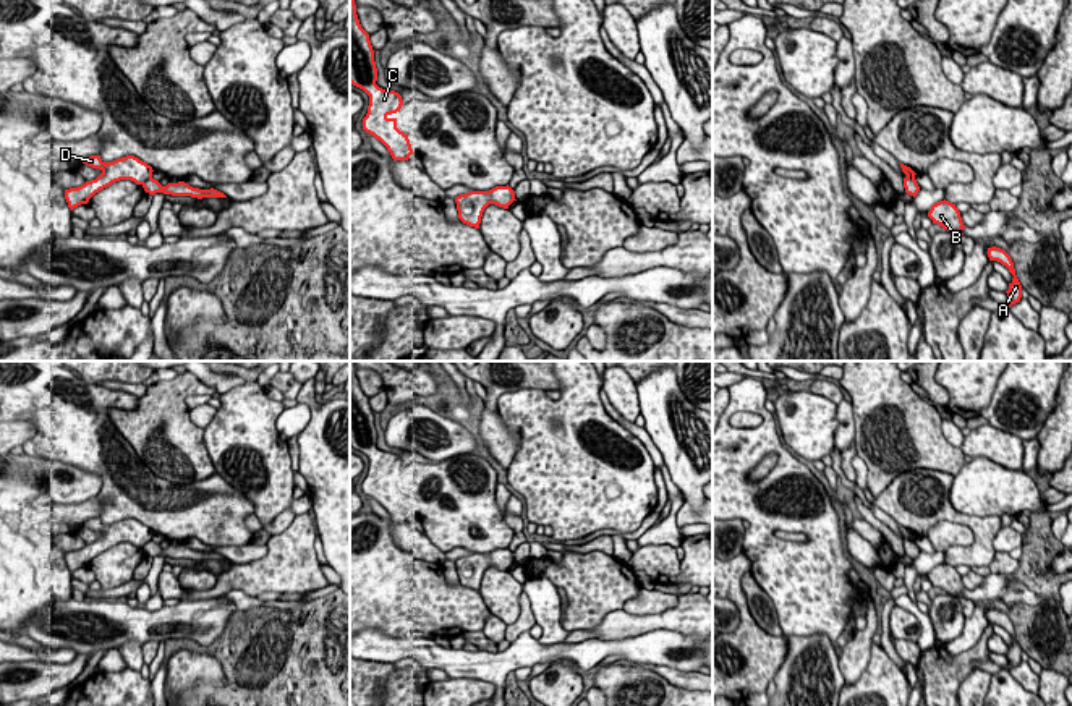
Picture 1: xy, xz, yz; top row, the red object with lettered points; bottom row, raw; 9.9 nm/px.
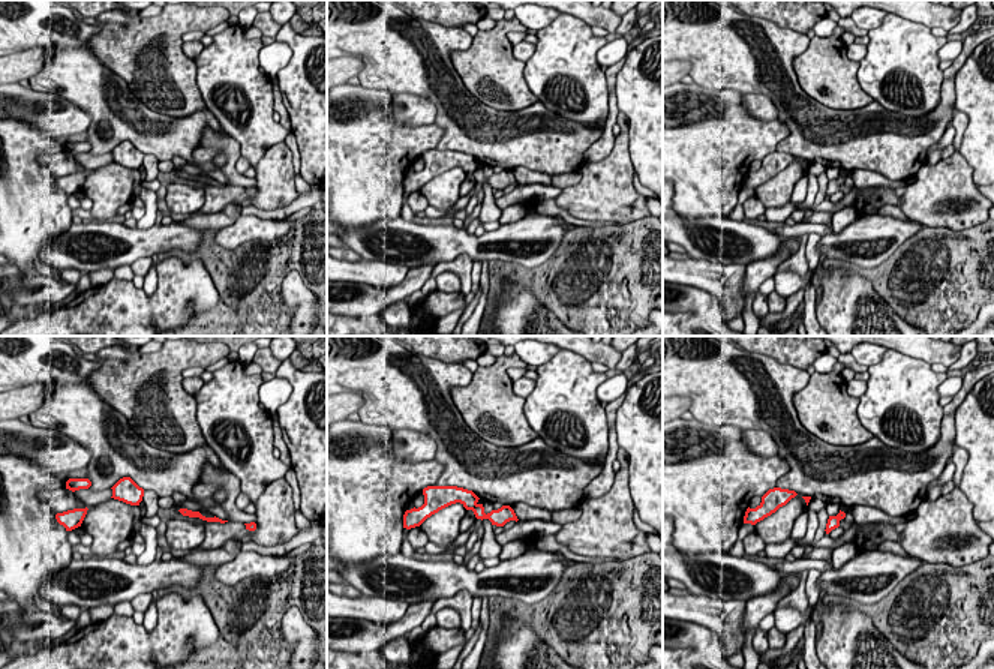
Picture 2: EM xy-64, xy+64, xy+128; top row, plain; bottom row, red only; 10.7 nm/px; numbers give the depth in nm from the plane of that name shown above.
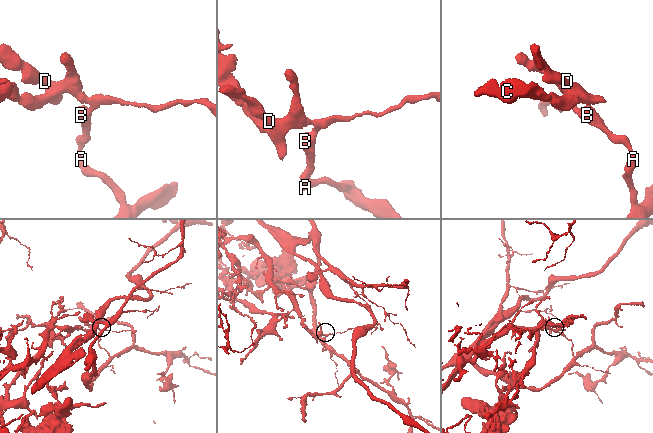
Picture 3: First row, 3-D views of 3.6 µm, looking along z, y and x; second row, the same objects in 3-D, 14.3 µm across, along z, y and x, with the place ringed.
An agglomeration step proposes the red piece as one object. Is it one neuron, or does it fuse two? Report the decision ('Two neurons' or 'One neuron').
Two neurons

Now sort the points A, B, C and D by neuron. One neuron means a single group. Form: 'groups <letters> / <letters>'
groups A B / C D

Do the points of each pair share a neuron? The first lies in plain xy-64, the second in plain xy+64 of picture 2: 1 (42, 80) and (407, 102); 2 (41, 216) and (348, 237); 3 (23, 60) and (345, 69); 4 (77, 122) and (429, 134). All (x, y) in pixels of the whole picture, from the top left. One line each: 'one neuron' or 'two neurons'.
1: two neurons
2: two neurons
3: one neuron
4: two neurons

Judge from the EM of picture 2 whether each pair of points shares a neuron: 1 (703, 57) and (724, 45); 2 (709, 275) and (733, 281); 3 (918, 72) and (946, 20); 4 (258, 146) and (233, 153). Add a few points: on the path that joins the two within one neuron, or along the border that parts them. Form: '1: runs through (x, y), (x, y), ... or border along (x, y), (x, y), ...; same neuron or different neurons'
1: runs through (708, 53), (715, 45), (720, 45); same neuron
2: runs through (715, 278), (727, 281); same neuron
3: border along (897, 15), (922, 23), (930, 29); different neurons
4: border along (222, 131), (239, 144), (242, 156); different neurons

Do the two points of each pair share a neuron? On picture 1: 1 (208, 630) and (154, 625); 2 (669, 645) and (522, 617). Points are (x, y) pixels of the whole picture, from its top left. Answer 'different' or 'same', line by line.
1: same
2: different

